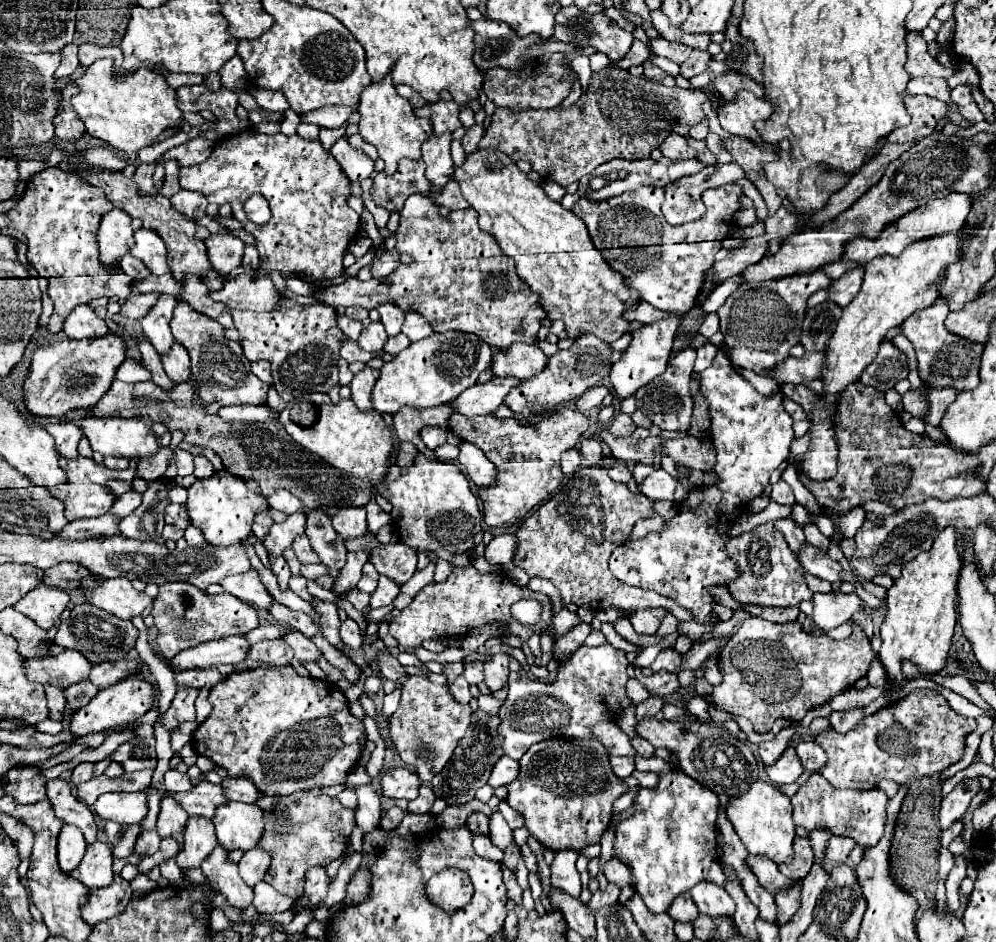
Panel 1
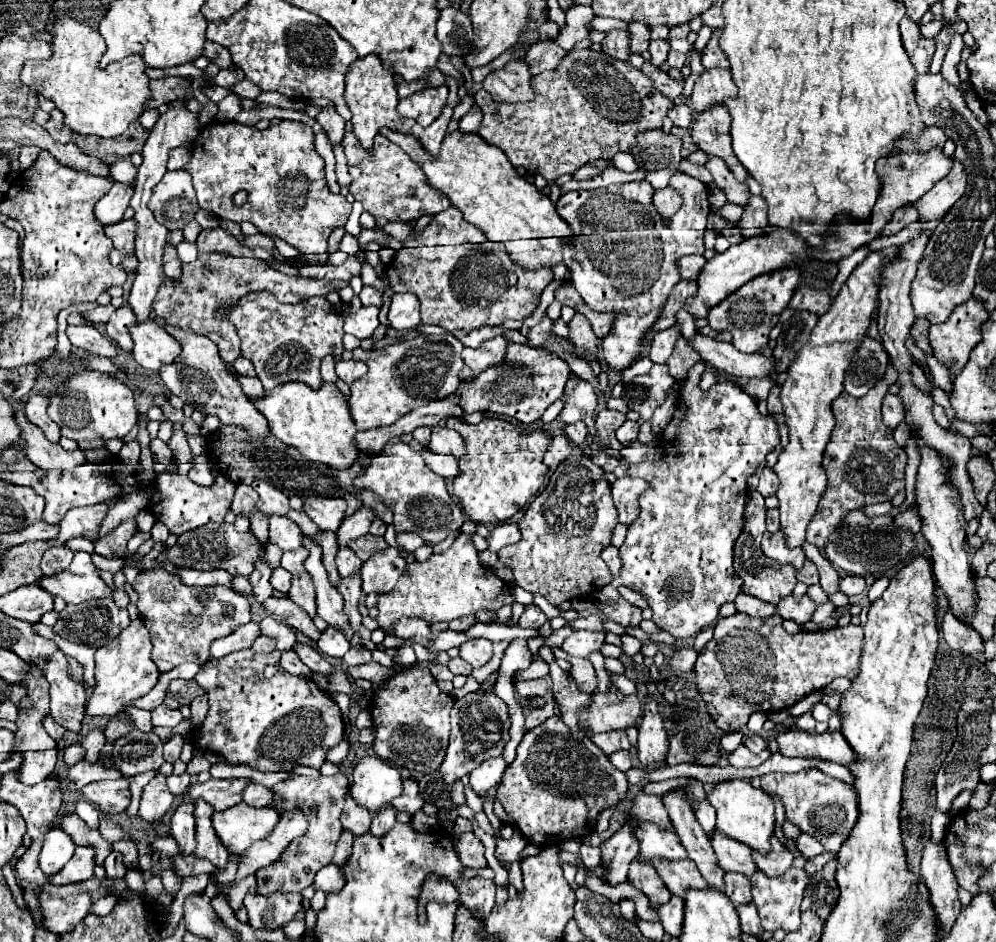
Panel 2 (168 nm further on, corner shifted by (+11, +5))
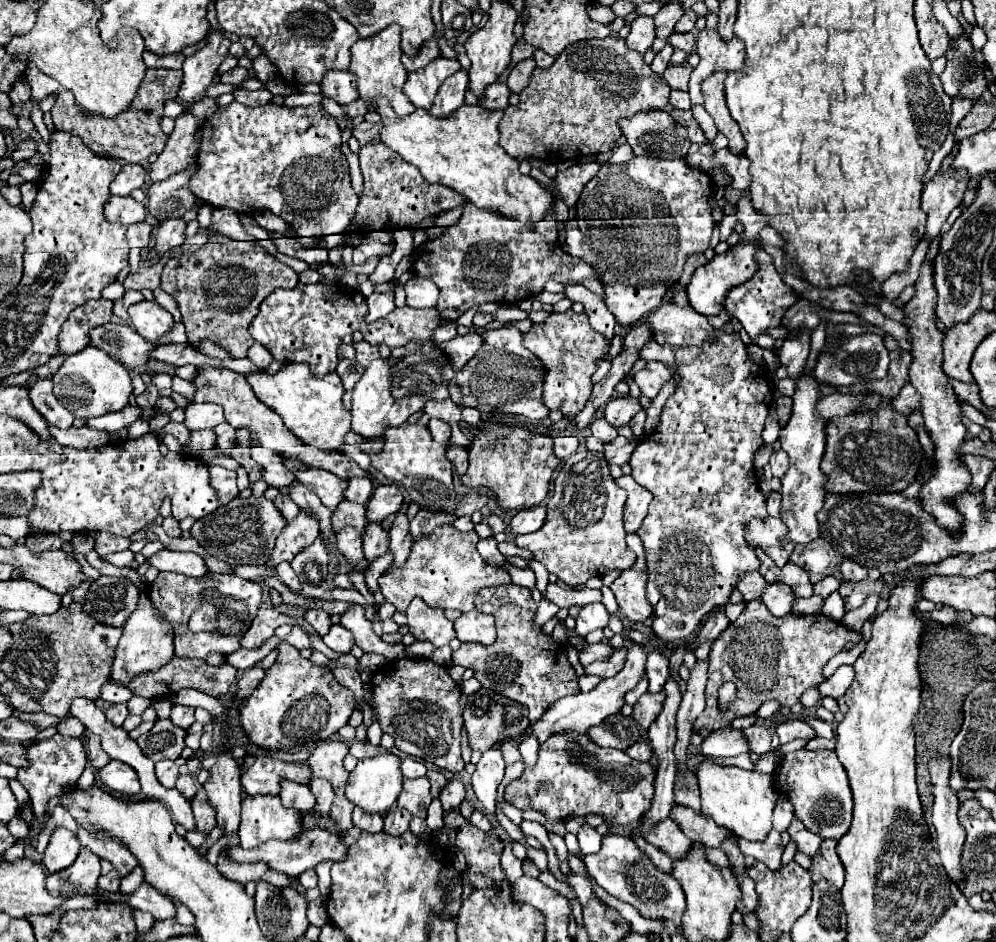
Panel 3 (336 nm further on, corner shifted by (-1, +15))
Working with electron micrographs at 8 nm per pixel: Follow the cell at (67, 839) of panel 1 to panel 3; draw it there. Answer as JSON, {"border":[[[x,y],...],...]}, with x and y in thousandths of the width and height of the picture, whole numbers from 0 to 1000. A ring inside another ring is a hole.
{"border":[[[64,877],[56,879],[48,894],[48,900],[44,904],[46,924],[52,928],[52,926],[68,921],[76,913],[78,902],[80,902],[80,892],[76,890],[76,885],[72,885]]]}

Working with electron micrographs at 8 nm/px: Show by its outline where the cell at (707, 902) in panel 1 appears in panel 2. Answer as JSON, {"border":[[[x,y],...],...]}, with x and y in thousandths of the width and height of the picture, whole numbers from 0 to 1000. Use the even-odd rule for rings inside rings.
{"border":[[[655,911],[655,917],[675,949],[685,951],[691,943],[709,943],[711,941],[709,934],[705,932],[703,924],[697,919],[697,915],[693,915],[693,911],[687,911],[687,913]]]}

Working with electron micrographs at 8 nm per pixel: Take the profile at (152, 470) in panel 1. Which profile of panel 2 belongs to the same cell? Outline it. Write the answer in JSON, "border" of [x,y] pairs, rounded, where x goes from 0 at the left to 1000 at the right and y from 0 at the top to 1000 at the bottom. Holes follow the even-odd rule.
{"border":[[[155,465],[155,467],[151,469],[151,478],[155,480],[155,484],[157,484],[157,490],[169,493],[169,495],[175,490],[175,482],[173,482],[173,478],[169,476],[169,471],[167,471],[167,469],[163,469],[163,467]]]}

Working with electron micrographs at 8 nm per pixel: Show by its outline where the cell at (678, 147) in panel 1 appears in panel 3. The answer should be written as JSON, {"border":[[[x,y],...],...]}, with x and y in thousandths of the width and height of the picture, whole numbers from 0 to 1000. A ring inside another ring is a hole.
{"border":[[[643,119],[620,132],[639,166],[661,166],[673,170],[691,163],[691,140],[671,119]]]}

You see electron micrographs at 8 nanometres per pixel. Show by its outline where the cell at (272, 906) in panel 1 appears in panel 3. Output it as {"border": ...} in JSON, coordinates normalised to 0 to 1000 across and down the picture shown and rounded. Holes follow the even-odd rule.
{"border":[[[219,911],[219,924],[223,926],[223,930],[247,938],[247,936],[259,936],[265,926],[269,924],[267,917],[239,917],[239,915],[229,915],[225,911]]]}

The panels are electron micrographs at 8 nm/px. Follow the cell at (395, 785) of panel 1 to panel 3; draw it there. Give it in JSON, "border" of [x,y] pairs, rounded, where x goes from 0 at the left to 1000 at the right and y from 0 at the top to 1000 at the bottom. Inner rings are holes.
{"border":[[[382,800],[376,805],[363,805],[359,807],[357,815],[351,820],[347,845],[353,854],[361,856],[367,862],[380,862],[384,864],[392,856],[396,856],[402,839],[404,839],[404,805],[398,800]]]}

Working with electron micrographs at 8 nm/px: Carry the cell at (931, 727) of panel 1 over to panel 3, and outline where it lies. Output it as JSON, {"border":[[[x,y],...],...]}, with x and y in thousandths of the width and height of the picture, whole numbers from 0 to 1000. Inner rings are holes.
{"border":[[[801,762],[799,764],[793,764],[793,766],[785,766],[781,771],[779,779],[781,779],[781,783],[783,783],[785,790],[789,790],[793,786],[799,786],[799,783],[809,783],[809,786],[819,783],[819,775],[811,766],[801,764]]]}

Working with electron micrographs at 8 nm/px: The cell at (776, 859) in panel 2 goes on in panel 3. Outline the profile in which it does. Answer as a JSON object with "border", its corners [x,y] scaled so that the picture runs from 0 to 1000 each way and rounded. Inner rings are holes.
{"border":[[[775,881],[771,885],[771,890],[767,894],[753,894],[753,892],[741,892],[741,898],[745,902],[745,907],[749,909],[755,909],[763,915],[767,915],[773,924],[779,924],[783,921],[783,911],[785,911],[785,890],[783,890],[783,883]]]}

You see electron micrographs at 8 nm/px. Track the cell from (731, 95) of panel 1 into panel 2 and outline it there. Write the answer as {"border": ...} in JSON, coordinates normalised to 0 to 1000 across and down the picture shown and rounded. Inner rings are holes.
{"border":[[[717,32],[715,34],[715,40],[713,45],[709,47],[707,51],[707,57],[705,57],[705,68],[707,72],[721,72],[725,68],[725,55],[721,51],[721,40],[723,40],[725,32]]]}

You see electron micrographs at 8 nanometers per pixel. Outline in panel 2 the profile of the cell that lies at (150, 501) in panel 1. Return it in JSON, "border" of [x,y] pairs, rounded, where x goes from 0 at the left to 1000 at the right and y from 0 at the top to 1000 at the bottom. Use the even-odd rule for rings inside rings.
{"border":[[[131,550],[122,554],[116,563],[112,563],[108,569],[94,575],[94,586],[104,592],[122,592],[127,590],[127,575],[139,565],[137,550]]]}

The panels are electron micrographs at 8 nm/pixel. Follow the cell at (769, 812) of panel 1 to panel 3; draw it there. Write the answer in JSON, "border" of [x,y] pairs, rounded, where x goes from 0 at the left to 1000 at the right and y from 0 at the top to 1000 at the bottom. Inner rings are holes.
{"border":[[[705,809],[699,815],[699,822],[707,866],[717,868],[719,875],[733,879],[733,883],[743,890],[769,892],[771,883],[775,881],[775,862],[781,851],[773,822],[753,820],[739,813],[721,813],[717,809]]]}

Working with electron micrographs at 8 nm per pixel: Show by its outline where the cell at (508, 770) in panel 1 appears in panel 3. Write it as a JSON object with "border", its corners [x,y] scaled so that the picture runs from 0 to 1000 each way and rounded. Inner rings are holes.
{"border":[[[494,794],[492,798],[484,800],[482,809],[478,811],[478,820],[474,822],[476,841],[490,864],[498,860],[498,839],[506,826],[506,817],[508,809],[502,794]]]}

